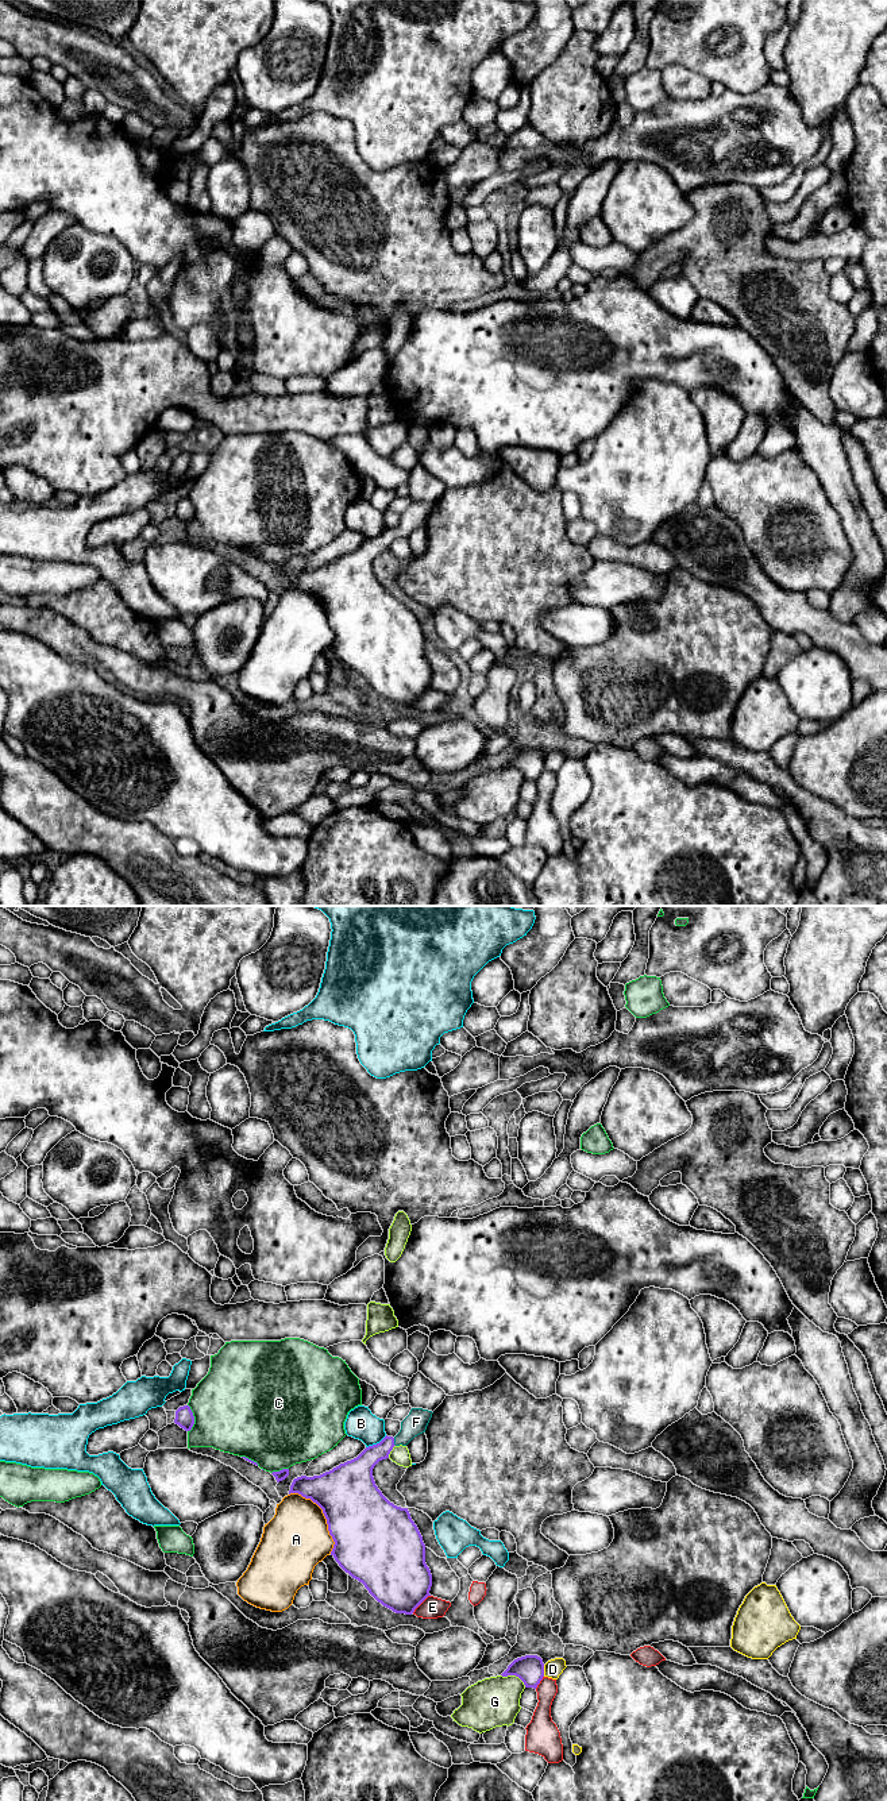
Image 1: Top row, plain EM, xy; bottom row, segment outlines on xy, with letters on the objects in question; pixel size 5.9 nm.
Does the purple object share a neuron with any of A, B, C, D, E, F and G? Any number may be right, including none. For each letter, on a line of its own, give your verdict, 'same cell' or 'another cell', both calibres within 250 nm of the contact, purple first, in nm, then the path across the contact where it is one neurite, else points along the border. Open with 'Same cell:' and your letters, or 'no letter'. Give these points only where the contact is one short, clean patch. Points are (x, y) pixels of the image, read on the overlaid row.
Same cell: F
A: another cell; calibres 420 and 380 nm
B: another cell; calibres 220 and 180 nm
C: another cell; calibres 110 and 500 nm
D: another cell; calibres 170 and 110 nm
E: another cell; calibres 380 and 130 nm
F: same cell; calibres 140 and 140 nm; way xy (361, 1469), (393, 1442), (416, 1422)
G: another cell; calibres 170 and 300 nm

